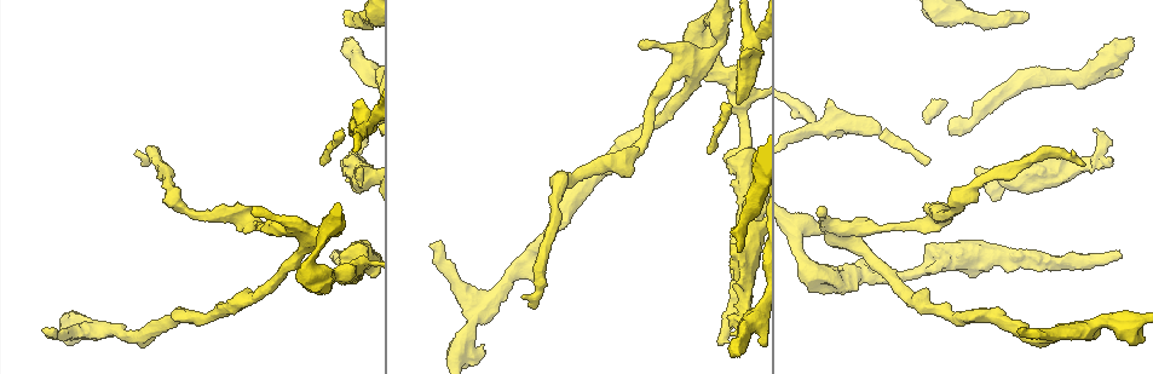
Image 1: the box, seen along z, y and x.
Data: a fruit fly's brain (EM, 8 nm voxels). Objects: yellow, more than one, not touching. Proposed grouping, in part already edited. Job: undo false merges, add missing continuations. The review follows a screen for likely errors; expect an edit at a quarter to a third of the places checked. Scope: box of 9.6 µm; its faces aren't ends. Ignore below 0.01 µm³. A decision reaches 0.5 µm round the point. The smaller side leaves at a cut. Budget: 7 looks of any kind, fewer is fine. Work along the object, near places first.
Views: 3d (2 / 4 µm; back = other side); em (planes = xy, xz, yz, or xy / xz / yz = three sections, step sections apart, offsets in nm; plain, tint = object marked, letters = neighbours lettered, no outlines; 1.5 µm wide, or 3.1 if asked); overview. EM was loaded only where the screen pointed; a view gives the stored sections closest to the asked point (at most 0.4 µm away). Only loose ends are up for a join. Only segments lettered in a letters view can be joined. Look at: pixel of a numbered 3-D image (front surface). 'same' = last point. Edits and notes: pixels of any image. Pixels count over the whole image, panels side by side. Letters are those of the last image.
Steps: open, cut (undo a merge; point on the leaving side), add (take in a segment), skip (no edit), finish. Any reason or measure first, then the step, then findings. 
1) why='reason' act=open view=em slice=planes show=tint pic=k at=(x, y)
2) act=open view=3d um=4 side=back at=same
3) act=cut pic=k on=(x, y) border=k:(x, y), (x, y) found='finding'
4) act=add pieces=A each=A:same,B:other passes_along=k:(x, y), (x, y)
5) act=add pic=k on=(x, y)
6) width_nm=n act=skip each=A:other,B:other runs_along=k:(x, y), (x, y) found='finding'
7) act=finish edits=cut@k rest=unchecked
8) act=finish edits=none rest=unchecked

why='free end' act=open view=em slice=planes show=letters pic=1 at=(350, 36)

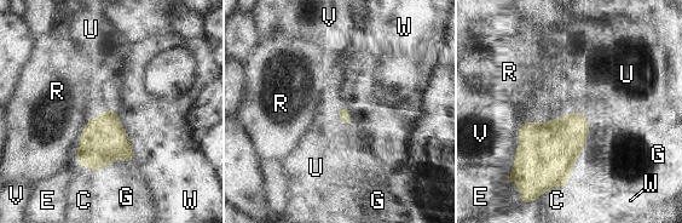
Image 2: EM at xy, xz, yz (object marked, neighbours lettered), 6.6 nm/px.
act=add pieces=U each=C:other,E:other,G:other,R:other,U:same,V:other,W:other passes_along=2:(558, 143), (587, 121), (613, 95) found='the cell continues'

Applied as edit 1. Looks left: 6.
why='see it whole again' act=open view=overview

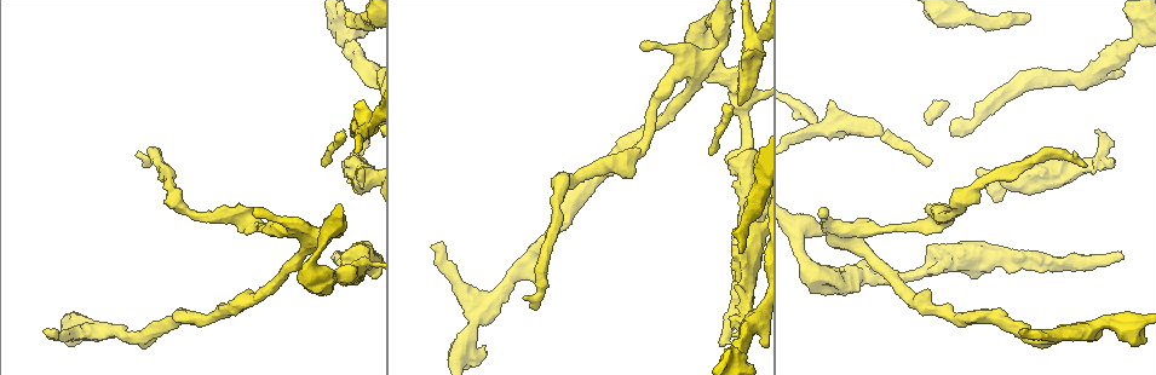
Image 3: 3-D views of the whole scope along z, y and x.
why='free end' act=open view=em slice=planes show=letters pic=3 at=(1030, 17)

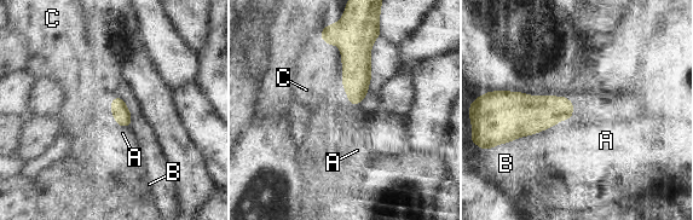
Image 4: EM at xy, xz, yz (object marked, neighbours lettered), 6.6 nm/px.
act=skip each=A:other,B:other,C:other border=4:(119, 126), (131, 127) found='none of them fits'

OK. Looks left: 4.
why='free end' act=open view=3d um=2 pic=3 at=(1120, 252)

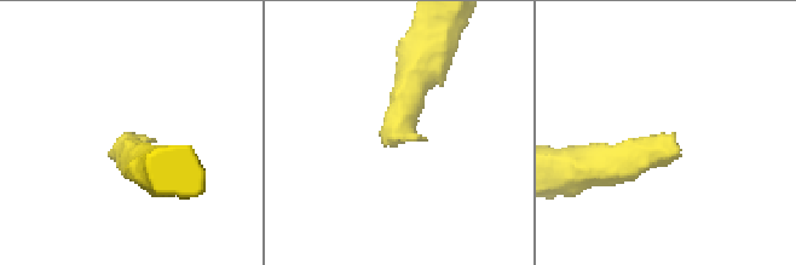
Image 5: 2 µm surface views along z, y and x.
act=open view=em slice=xy step=4 show=letters pic=5 at=(673, 133)

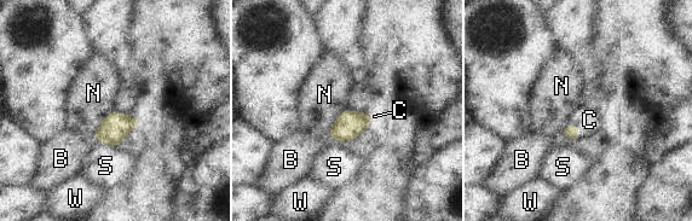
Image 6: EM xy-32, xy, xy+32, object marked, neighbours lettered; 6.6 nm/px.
act=add pieces=C each=B:other,C:same,N:other,S:other,W:other passes_along=6:(570, 131), (578, 127), (589, 120) found='it goes on there'

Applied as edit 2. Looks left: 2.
act=finish edits=add@2,add@6 rest=unchecked

